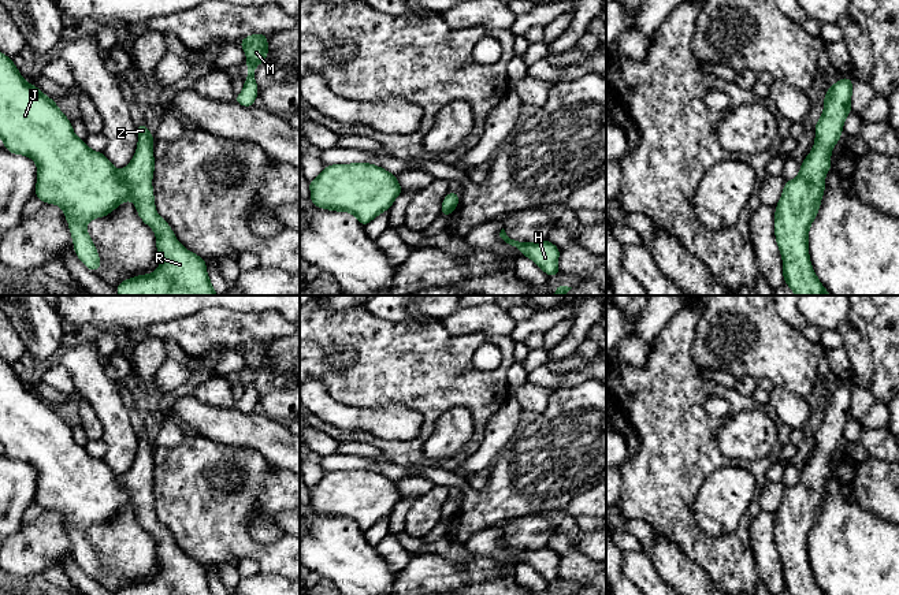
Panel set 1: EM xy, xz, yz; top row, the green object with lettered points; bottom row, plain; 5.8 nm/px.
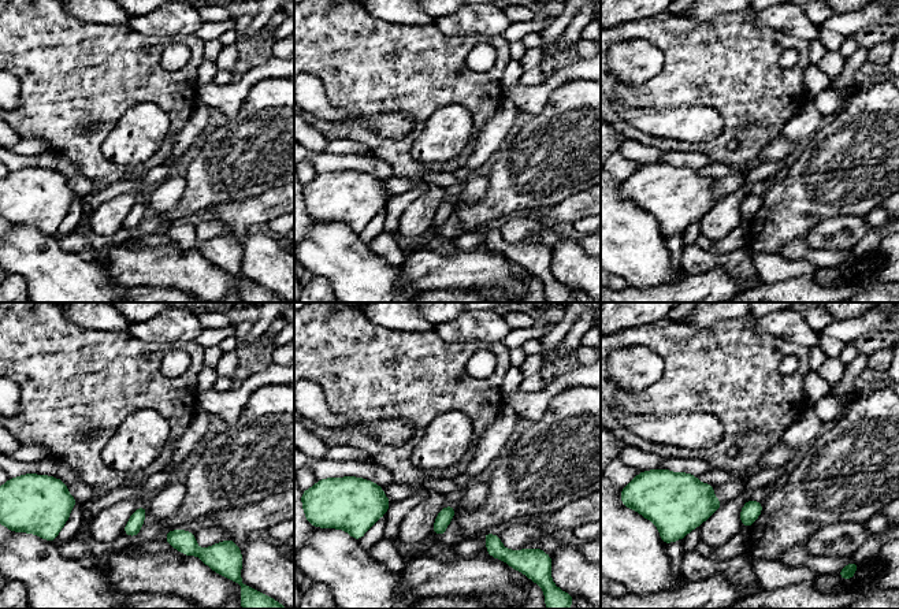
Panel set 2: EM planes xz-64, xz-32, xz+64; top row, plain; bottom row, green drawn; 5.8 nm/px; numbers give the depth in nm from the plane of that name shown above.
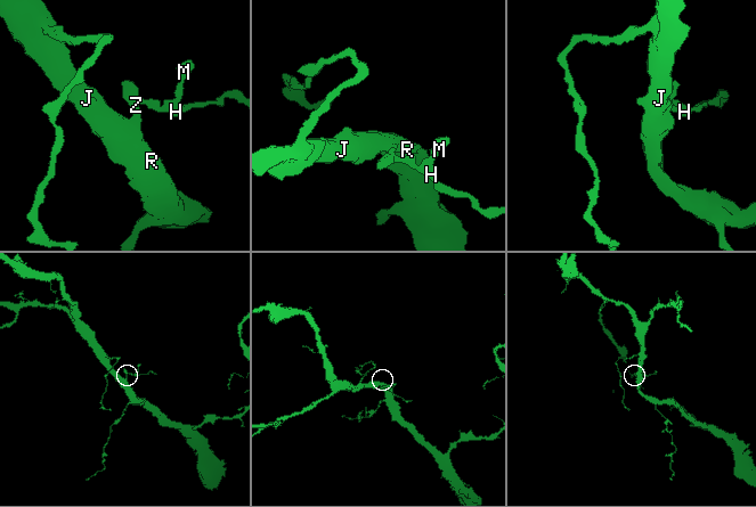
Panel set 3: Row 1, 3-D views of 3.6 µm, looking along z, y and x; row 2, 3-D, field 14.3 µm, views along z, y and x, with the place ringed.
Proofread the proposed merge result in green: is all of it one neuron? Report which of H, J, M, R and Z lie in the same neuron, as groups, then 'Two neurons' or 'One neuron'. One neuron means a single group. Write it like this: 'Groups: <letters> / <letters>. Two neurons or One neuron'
Groups: H J M R Z. One neuron

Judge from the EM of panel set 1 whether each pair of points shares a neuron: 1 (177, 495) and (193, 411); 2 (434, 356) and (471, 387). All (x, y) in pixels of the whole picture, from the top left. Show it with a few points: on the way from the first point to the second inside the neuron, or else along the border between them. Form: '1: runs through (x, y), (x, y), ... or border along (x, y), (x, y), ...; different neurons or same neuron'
1: border along (193, 431), (223, 445); different neurons
2: runs through (441, 365), (461, 385); same neuron

